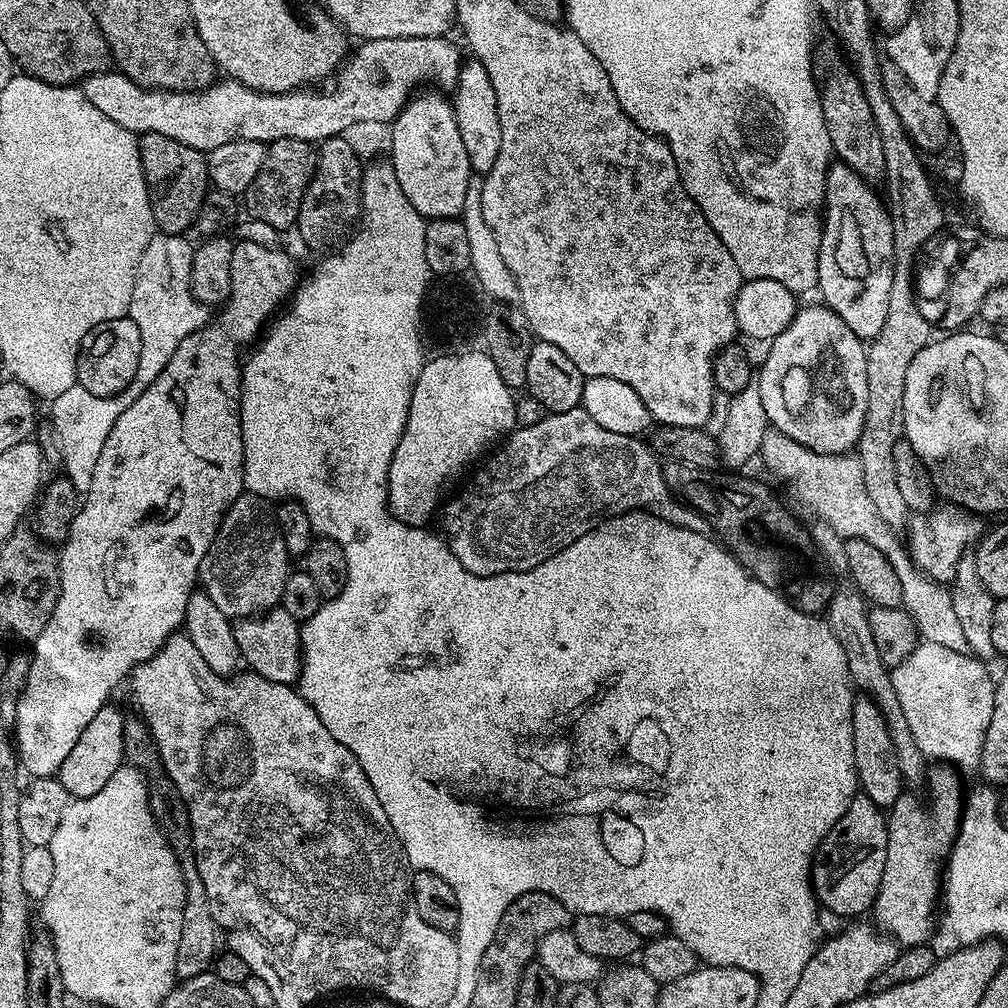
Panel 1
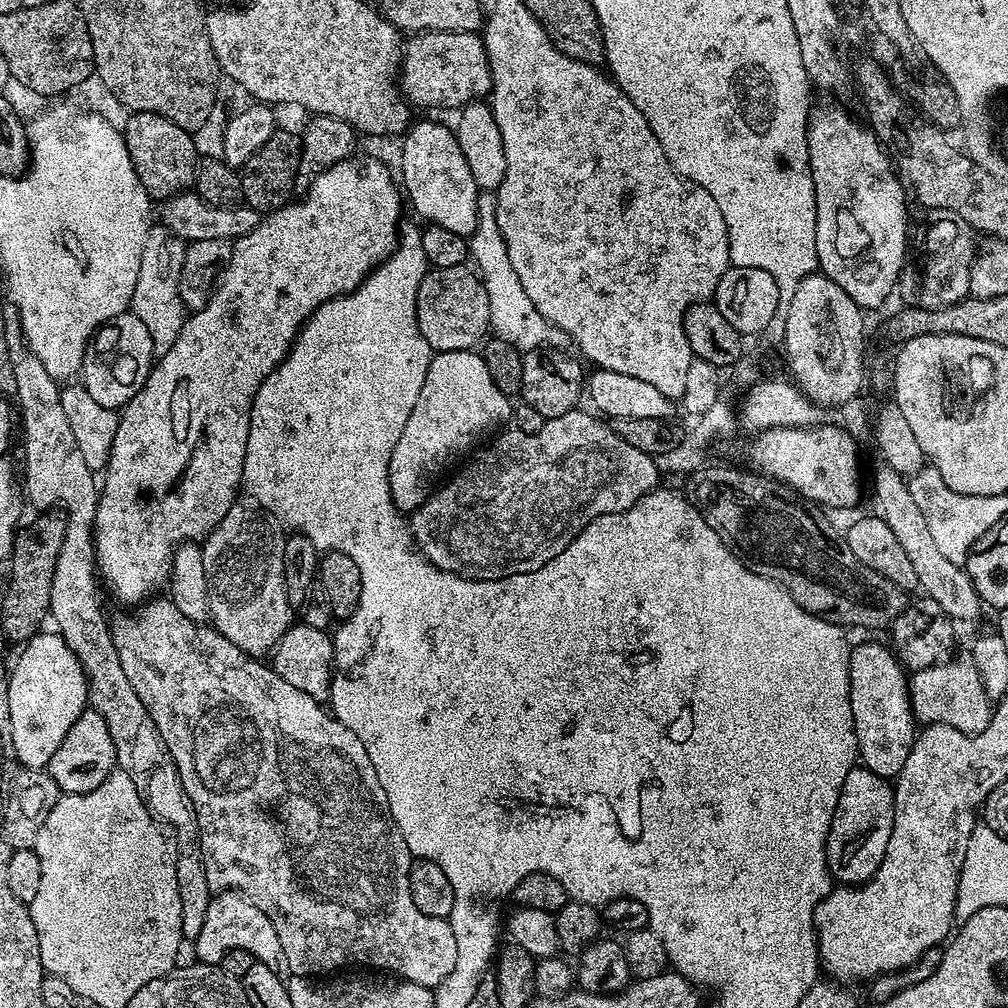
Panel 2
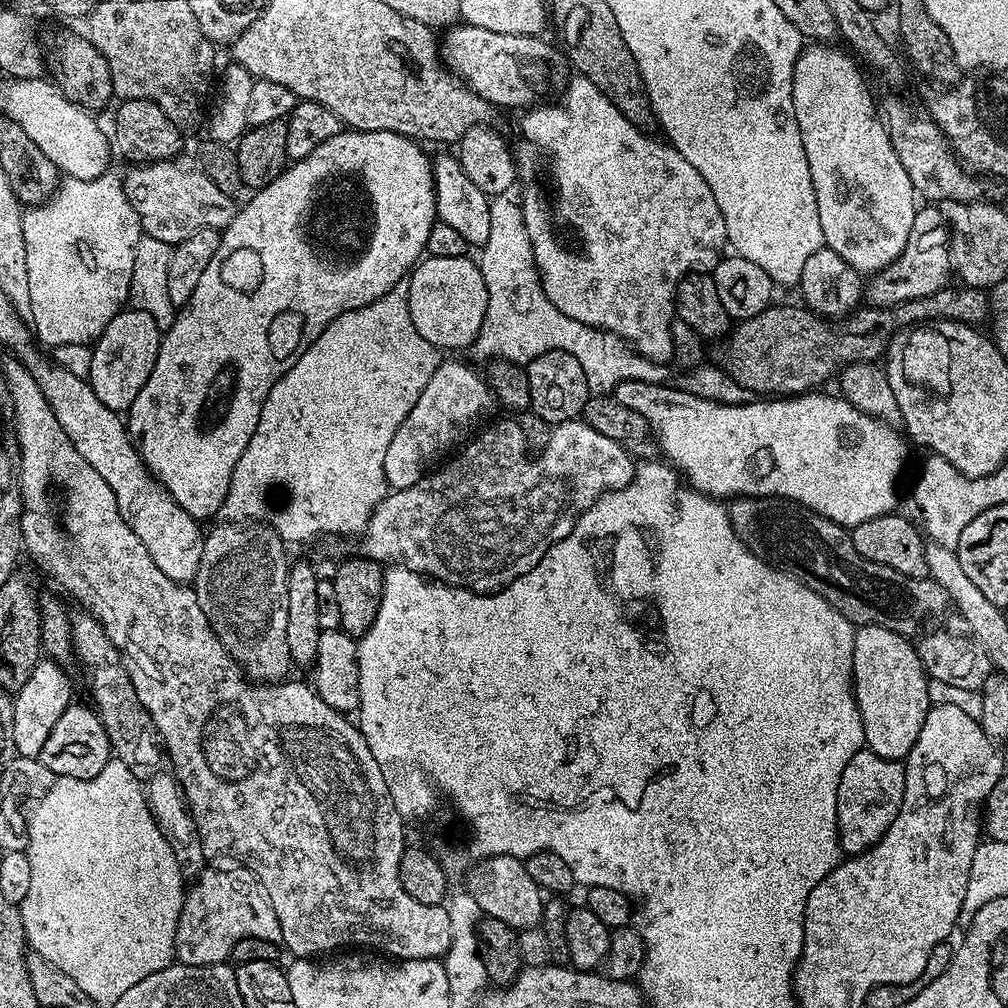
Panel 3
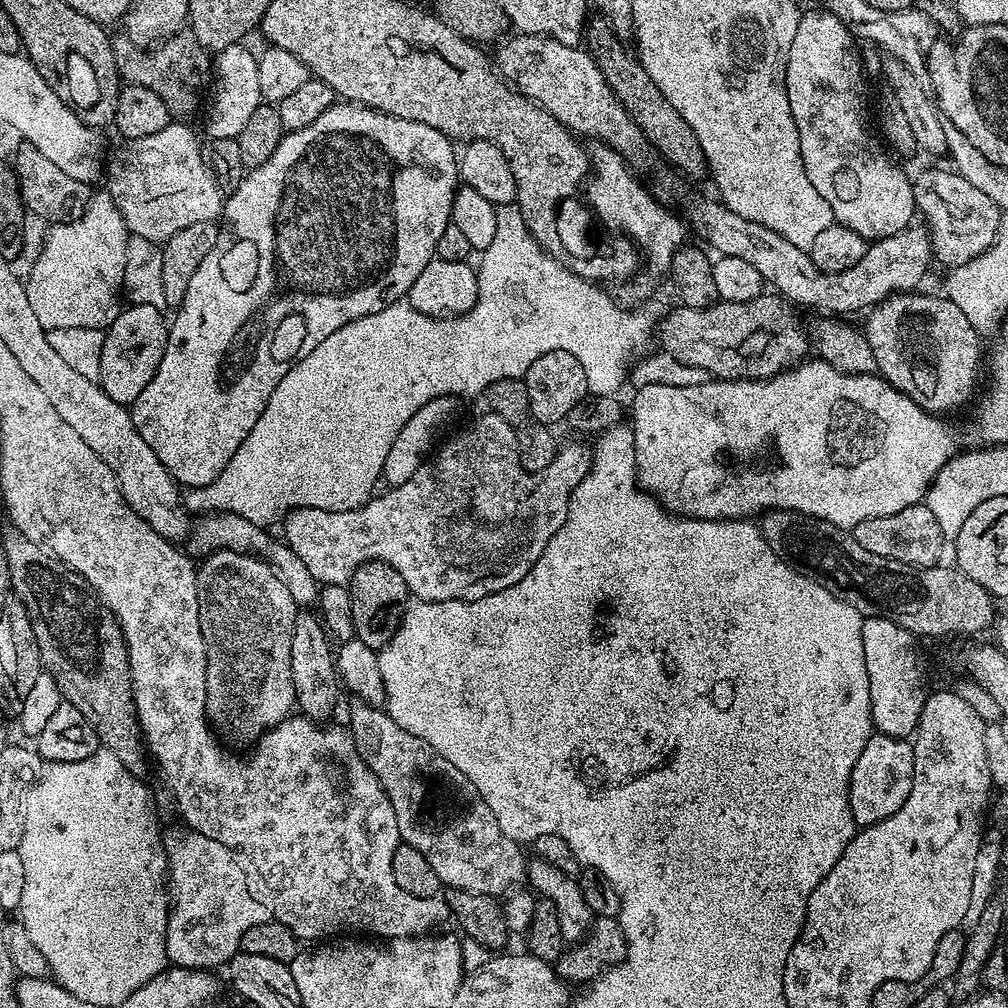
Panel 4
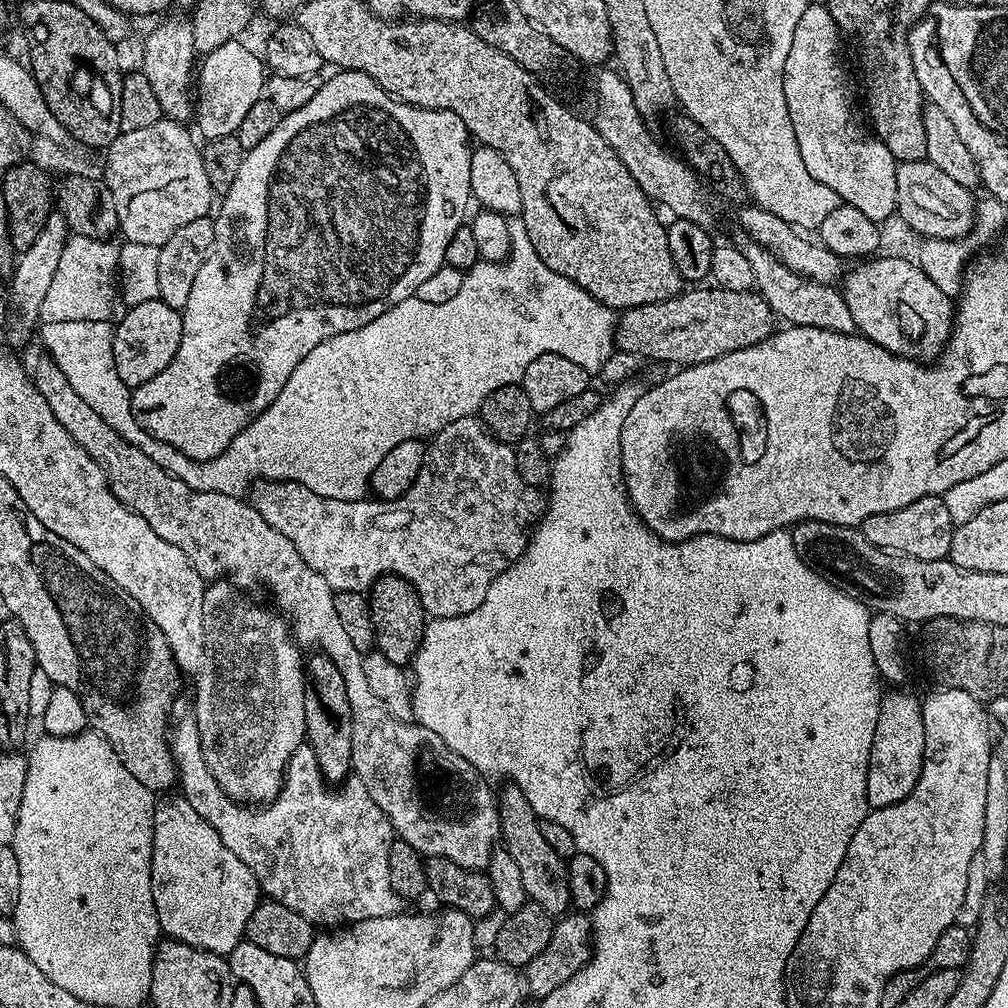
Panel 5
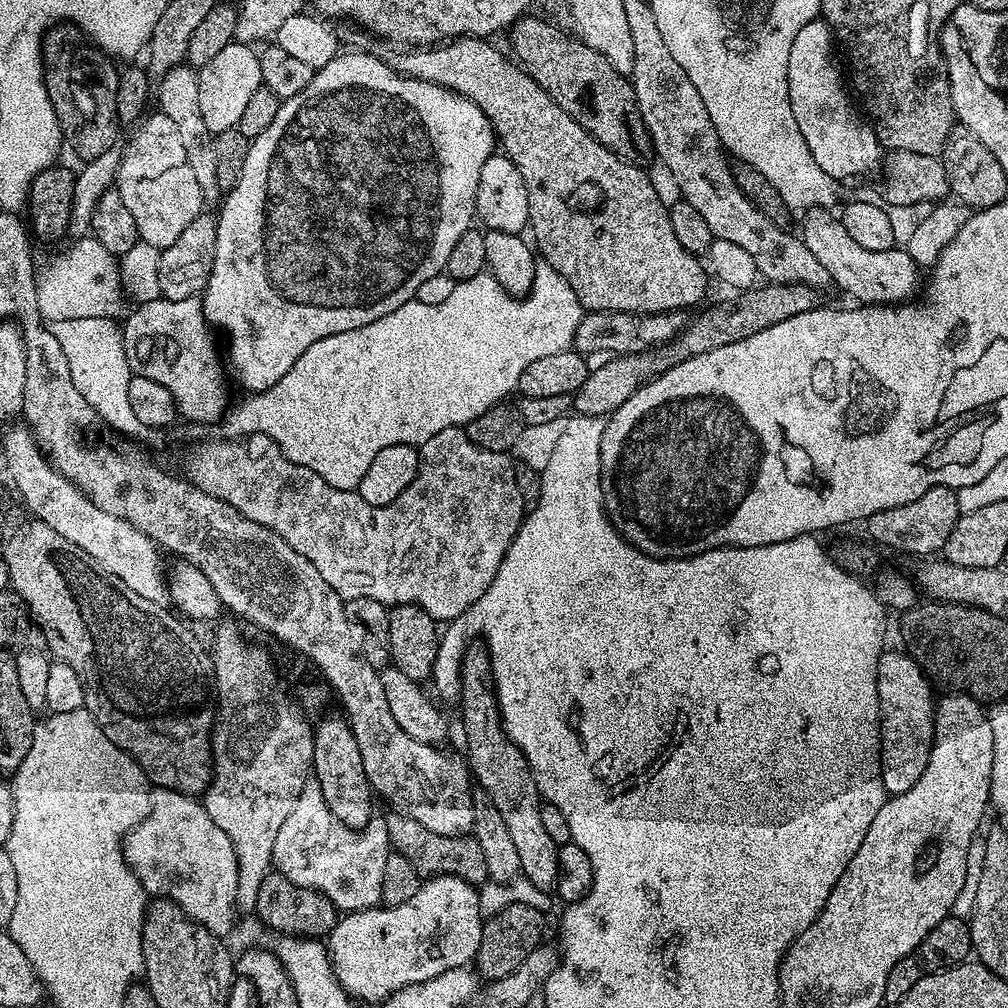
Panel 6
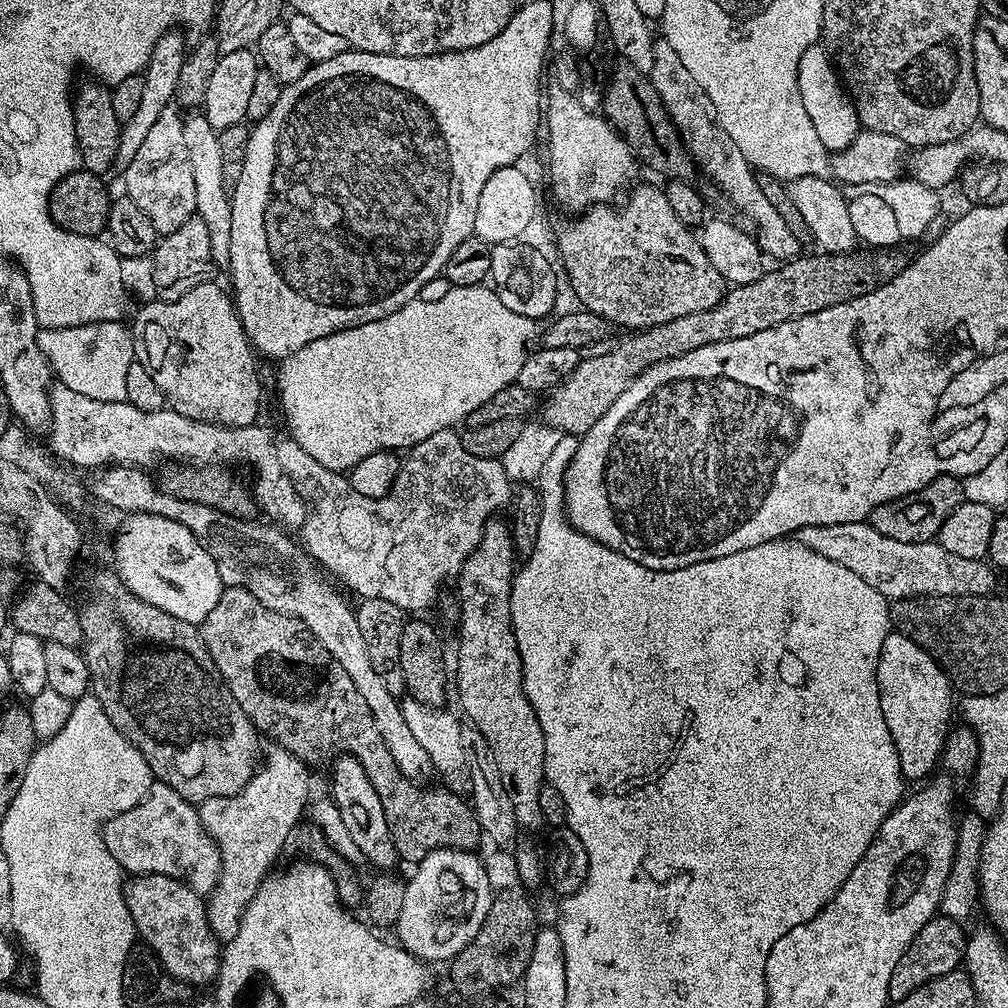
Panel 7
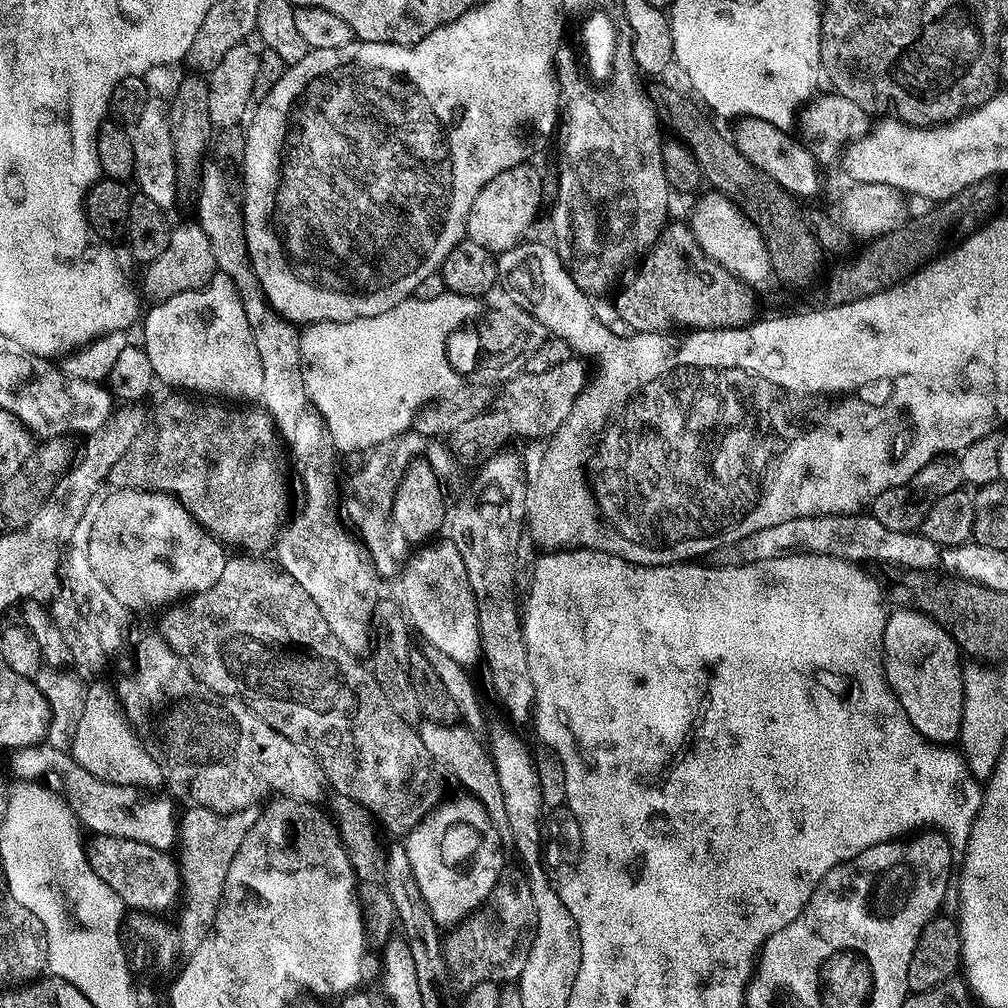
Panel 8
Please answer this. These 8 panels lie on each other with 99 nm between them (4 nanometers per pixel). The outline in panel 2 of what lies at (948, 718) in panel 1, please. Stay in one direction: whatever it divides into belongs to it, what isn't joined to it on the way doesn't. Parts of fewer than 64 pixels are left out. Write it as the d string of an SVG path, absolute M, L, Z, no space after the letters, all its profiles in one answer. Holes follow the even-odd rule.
M944 662L934 664L928 669L917 671L911 677L910 699L917 721L925 725L952 724L955 728L965 730L983 728L990 719L990 701L984 688L973 679L967 667L960 668L957 672L948 672L947 666Z

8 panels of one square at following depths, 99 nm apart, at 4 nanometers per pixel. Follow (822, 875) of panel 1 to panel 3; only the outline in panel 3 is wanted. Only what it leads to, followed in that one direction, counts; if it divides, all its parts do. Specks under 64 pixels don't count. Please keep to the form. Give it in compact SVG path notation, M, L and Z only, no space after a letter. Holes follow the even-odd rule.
M867 746L861 748L858 754L854 754L854 758L850 758L846 770L842 770L842 778L838 782L838 822L836 824L840 827L841 853L865 852L873 844L878 843L886 834L890 822L894 822L894 818L898 818L905 790L906 774L901 761L878 758L878 754L871 752Z

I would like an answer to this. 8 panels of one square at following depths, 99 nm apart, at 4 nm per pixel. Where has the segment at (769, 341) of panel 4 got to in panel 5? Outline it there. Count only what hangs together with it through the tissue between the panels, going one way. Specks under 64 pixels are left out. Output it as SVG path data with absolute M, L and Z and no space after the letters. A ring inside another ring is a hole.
M692 286L689 292L688 289L681 291L679 296L669 300L623 309L615 321L615 347L643 356L648 362L687 366L722 358L722 354L754 346L772 335L774 313L759 292L702 287L706 286Z

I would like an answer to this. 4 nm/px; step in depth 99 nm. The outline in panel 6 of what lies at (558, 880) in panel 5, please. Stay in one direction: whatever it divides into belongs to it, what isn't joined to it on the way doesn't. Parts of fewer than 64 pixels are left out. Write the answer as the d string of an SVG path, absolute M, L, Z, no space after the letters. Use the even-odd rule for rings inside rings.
M483 647L464 649L460 663L459 704L464 715L464 736L468 739L467 763L479 791L481 788L496 807L499 823L510 830L510 838L518 850L523 879L528 879L536 888L555 889L560 850L554 838L546 834L542 823L542 797L534 782L532 767L526 762L519 746L504 734L500 707L496 705L496 686L492 683L492 660Z

